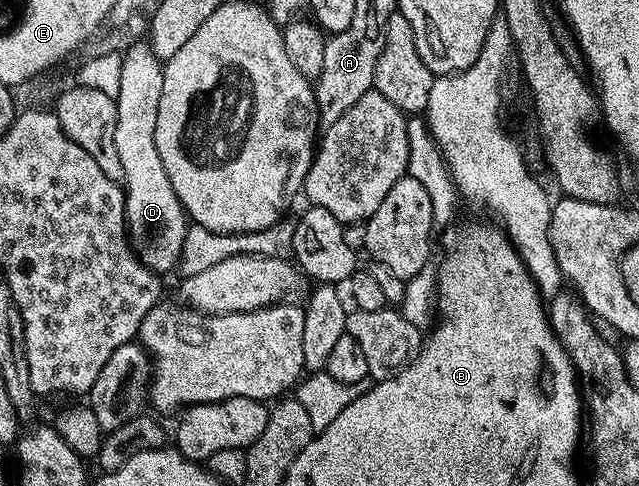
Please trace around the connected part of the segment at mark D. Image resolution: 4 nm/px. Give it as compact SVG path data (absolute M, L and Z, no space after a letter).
M141 39L122 53L122 80L116 99L114 147L122 159L124 179L124 220L129 242L141 263L157 275L165 275L180 264L182 243L190 218L178 199L162 167L158 147L154 143L154 123L158 123L158 99L162 99L164 67L152 46Z

